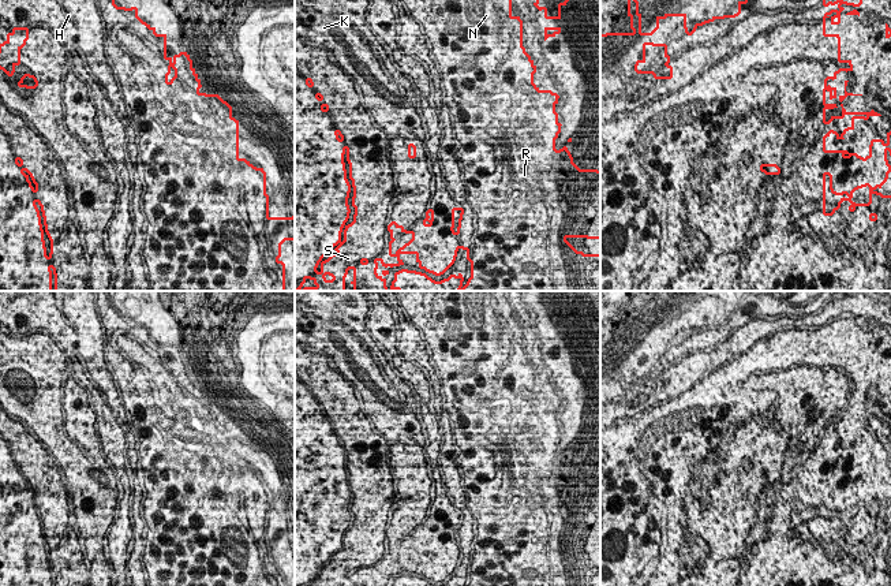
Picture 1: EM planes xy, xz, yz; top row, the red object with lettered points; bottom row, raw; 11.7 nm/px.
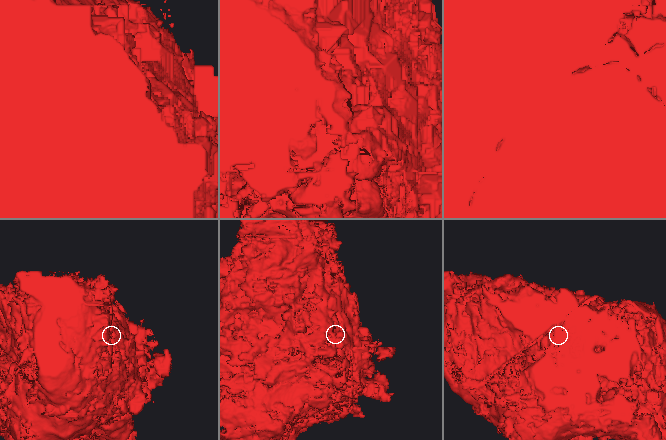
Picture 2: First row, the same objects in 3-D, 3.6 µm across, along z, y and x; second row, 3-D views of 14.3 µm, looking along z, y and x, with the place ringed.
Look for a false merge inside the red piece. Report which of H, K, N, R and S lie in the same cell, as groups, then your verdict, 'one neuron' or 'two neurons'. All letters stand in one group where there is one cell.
H K N R S | one neuron

